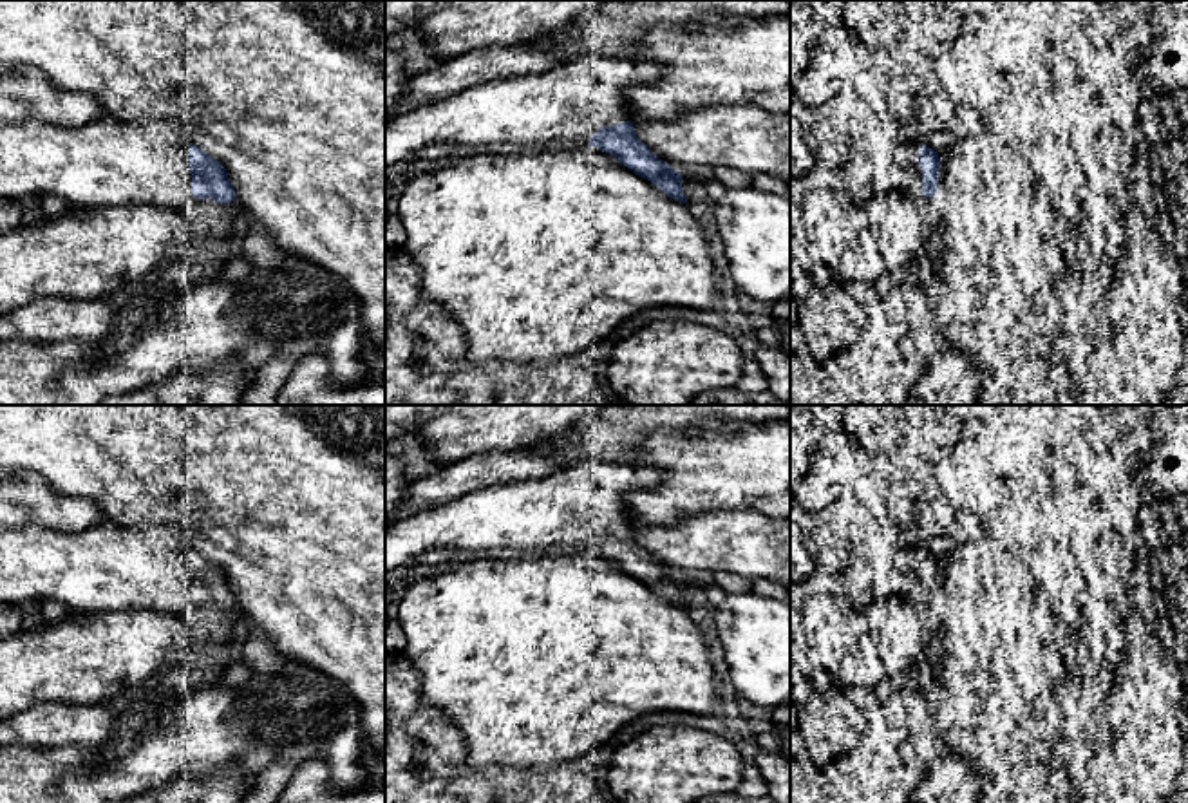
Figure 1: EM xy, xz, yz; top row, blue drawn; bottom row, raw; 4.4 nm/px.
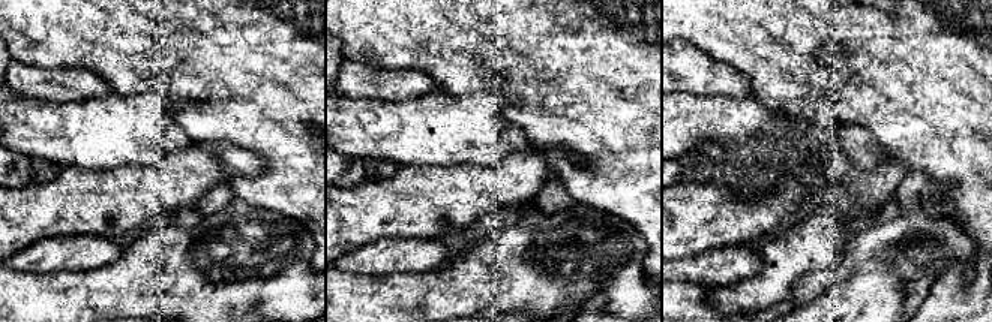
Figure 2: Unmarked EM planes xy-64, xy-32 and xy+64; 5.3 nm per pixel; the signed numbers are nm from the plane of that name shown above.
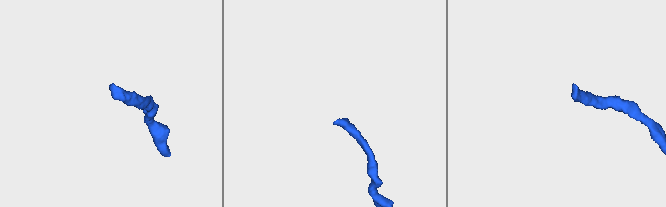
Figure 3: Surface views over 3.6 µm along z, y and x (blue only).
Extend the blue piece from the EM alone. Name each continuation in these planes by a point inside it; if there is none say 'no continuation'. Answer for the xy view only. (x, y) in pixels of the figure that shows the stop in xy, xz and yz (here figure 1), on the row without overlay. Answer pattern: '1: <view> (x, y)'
1: xy (105, 568)

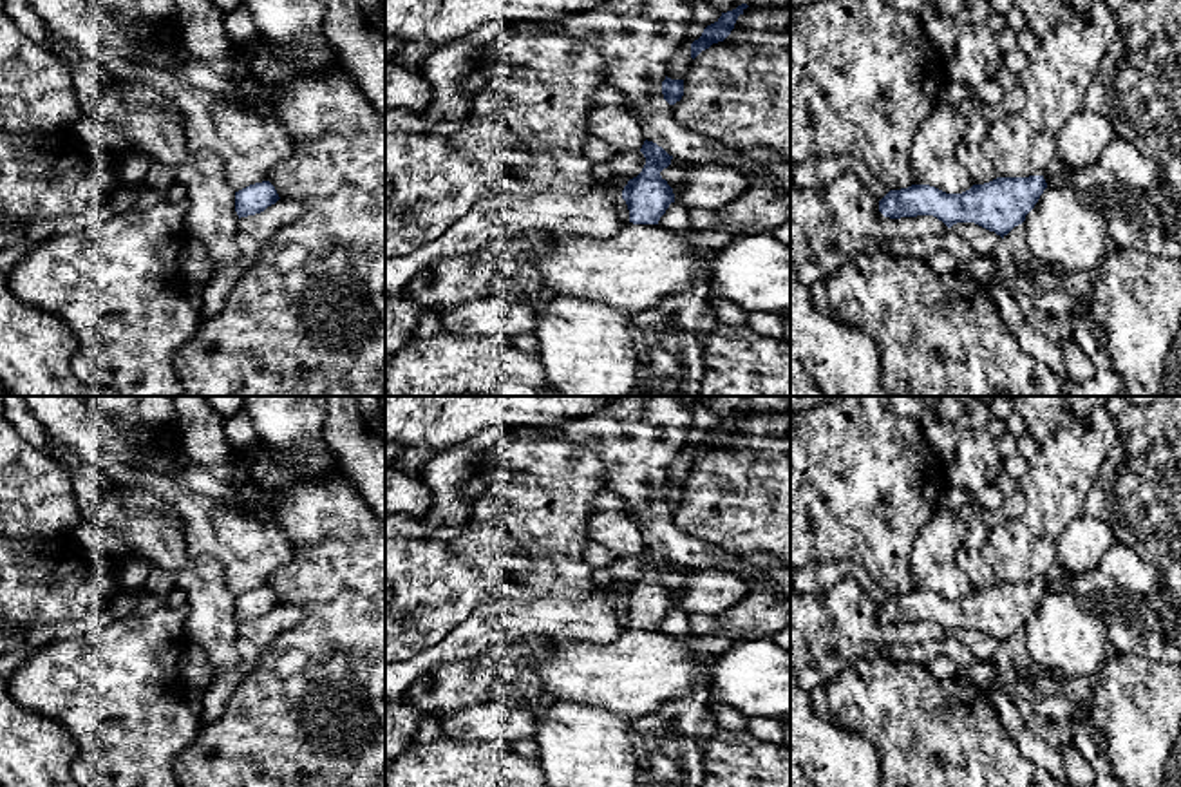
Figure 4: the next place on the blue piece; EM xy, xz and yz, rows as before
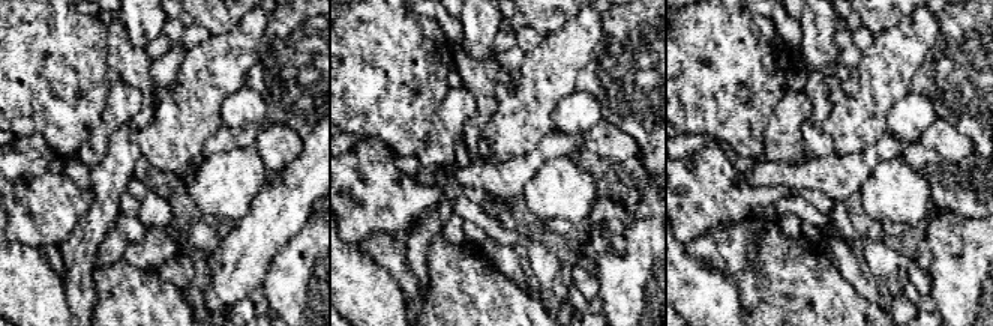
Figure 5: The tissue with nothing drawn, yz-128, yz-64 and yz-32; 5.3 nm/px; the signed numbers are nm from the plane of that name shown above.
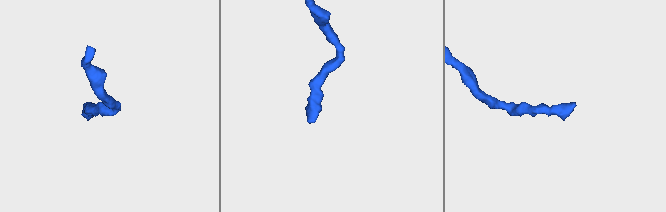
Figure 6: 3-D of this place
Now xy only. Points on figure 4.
no continuation

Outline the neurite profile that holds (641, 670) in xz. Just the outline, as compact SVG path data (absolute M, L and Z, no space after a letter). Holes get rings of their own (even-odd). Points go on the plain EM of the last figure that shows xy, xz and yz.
M626 628L609 644L572 640L555 644L546 657L532 659L539 677L543 700L599 706L611 715L635 720L647 716L669 700L689 697L696 686L711 686L711 664L752 637L727 631L711 635L675 637L660 630Z

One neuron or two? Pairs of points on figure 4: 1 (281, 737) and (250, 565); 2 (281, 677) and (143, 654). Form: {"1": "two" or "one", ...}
{"1": "two", "2": "two"}

